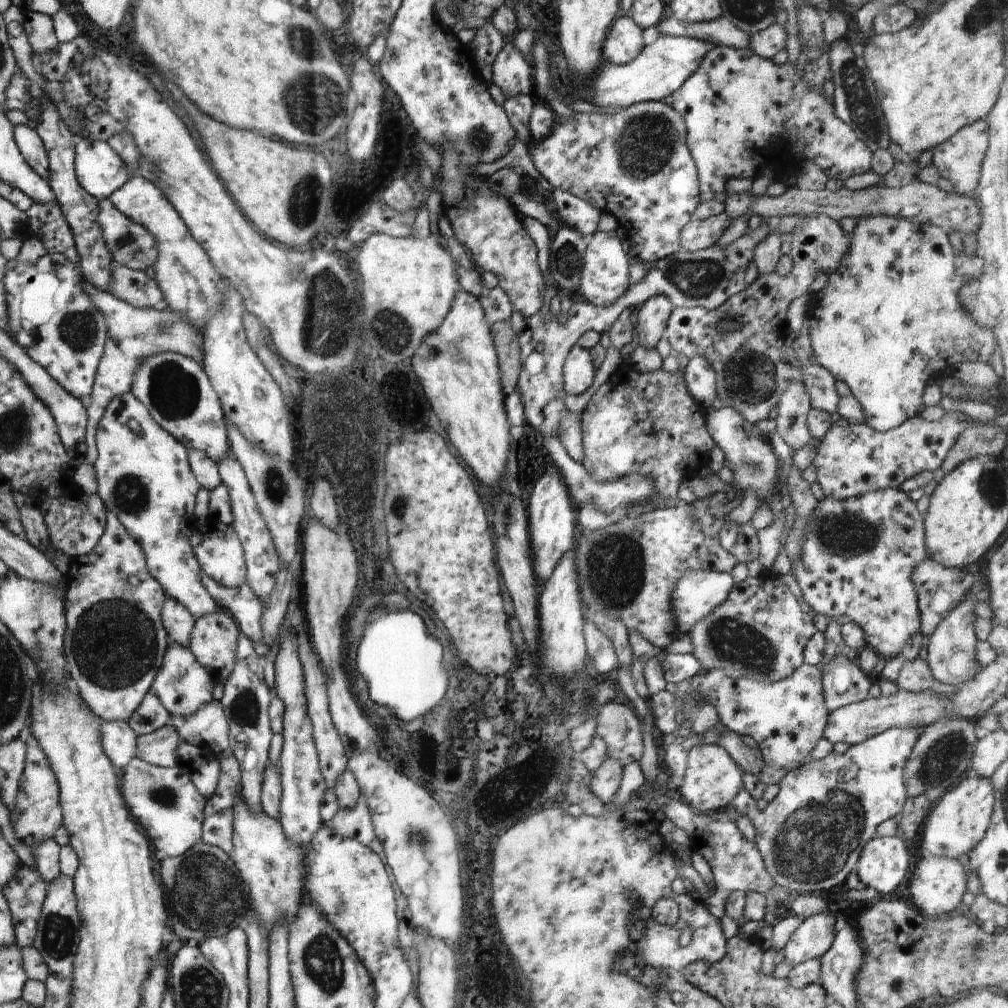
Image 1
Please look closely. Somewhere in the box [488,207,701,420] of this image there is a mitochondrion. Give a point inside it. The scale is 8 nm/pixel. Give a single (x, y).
(566, 256)

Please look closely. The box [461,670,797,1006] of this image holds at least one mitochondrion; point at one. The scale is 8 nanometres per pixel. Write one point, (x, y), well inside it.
(627, 964)

